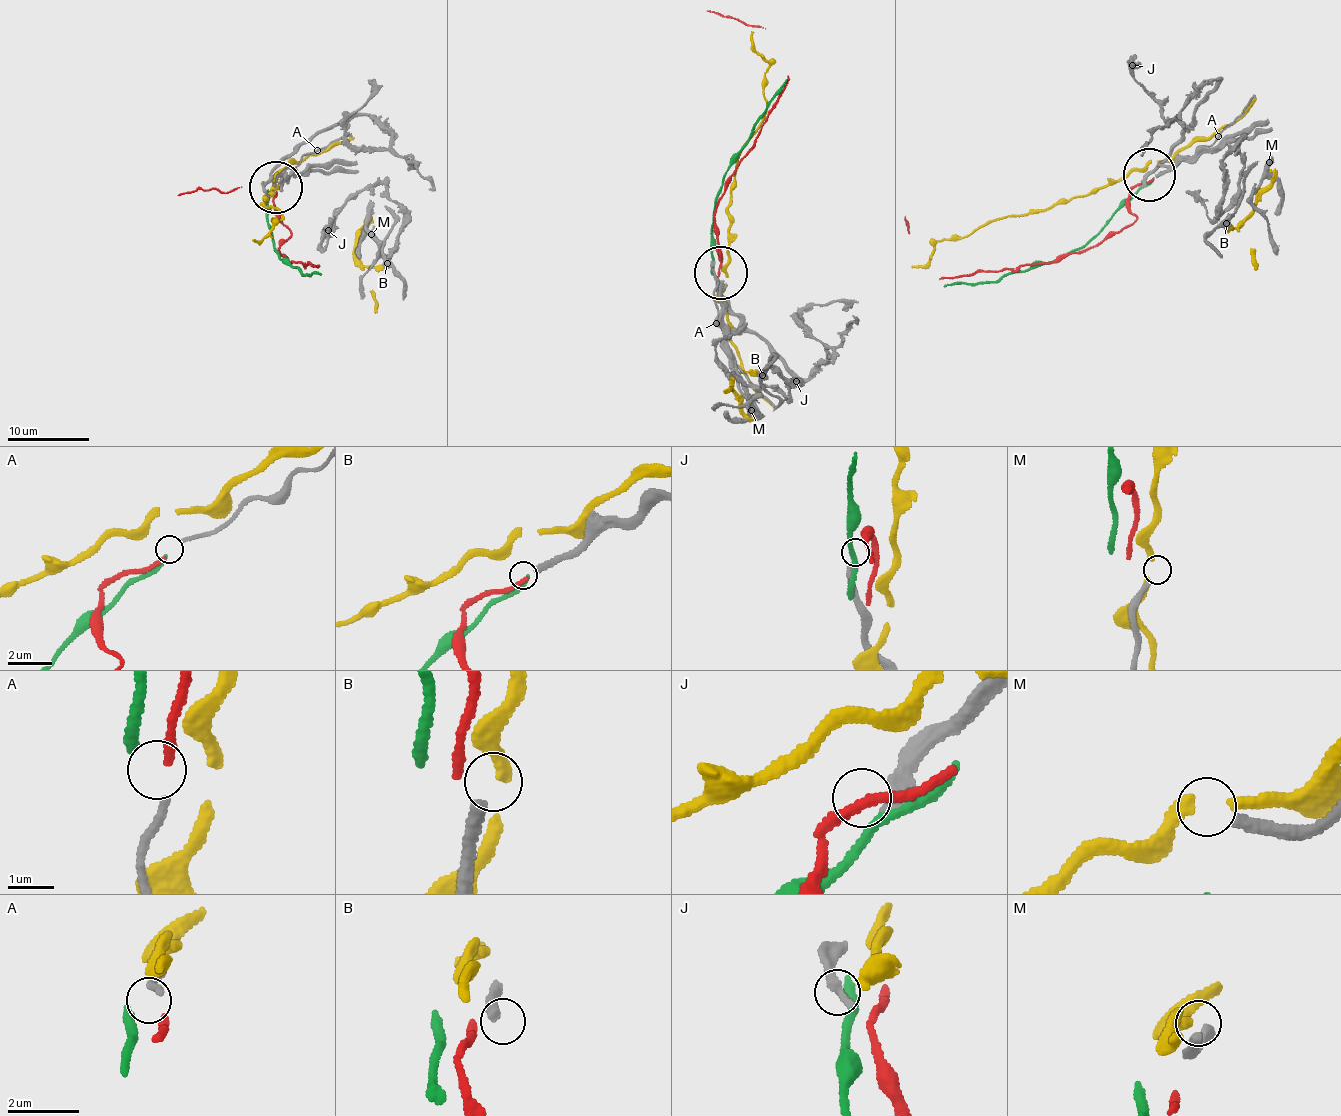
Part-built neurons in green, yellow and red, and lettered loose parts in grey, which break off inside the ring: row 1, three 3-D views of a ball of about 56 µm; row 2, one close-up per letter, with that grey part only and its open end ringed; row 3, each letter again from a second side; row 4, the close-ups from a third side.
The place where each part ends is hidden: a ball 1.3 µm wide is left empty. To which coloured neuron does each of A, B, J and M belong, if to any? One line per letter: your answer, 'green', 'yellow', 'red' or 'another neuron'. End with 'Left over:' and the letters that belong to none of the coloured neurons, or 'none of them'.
A: another neuron
B: another neuron
J: another neuron
M: another neuron
Left over: A, B, J, M

